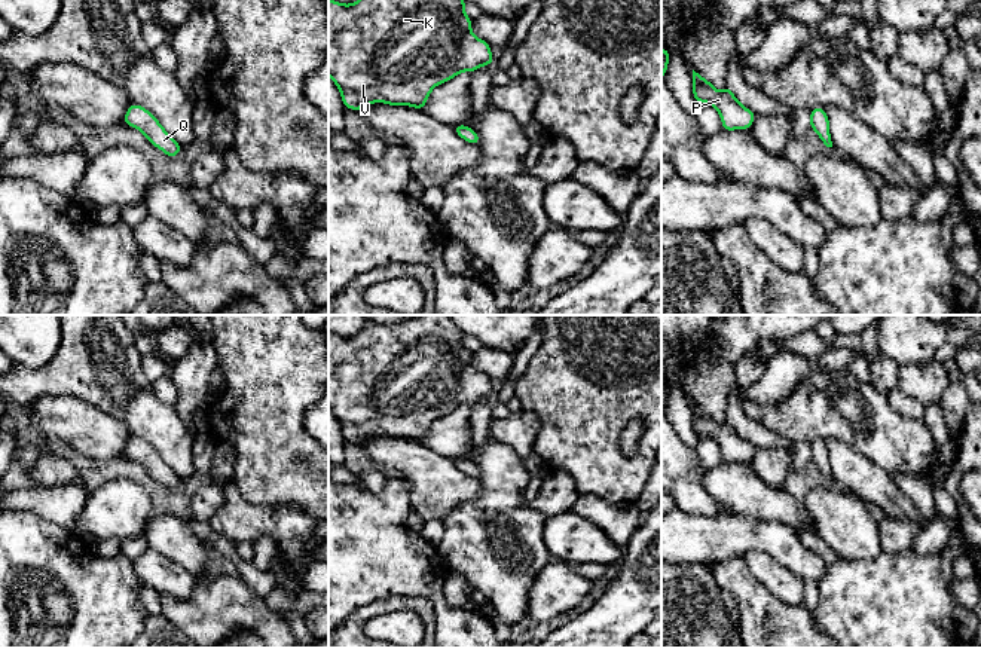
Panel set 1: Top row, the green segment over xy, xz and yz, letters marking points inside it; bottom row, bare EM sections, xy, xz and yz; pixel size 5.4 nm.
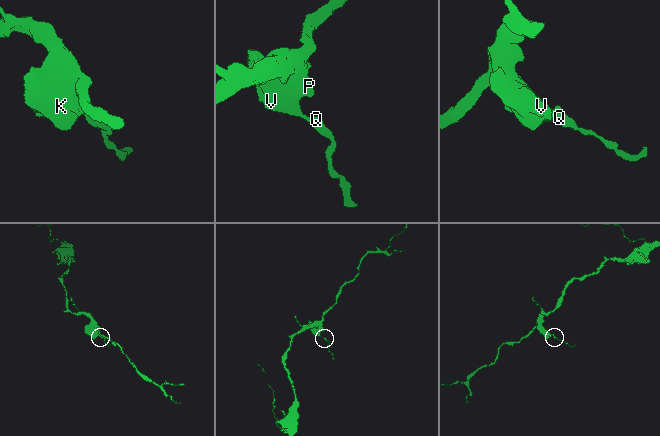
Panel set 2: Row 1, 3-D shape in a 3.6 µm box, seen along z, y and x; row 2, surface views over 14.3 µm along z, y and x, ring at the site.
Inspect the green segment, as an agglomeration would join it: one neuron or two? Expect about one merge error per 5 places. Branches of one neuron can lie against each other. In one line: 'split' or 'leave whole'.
leave whole

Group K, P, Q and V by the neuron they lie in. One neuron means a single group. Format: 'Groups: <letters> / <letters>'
Groups: K P Q V

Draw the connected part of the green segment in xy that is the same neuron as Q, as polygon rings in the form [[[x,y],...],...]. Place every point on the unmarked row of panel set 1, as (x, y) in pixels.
[[[131,437],[125,446],[123,458],[141,464],[152,479],[161,482],[166,489],[177,489],[183,480],[164,462],[159,453],[144,440]]]

